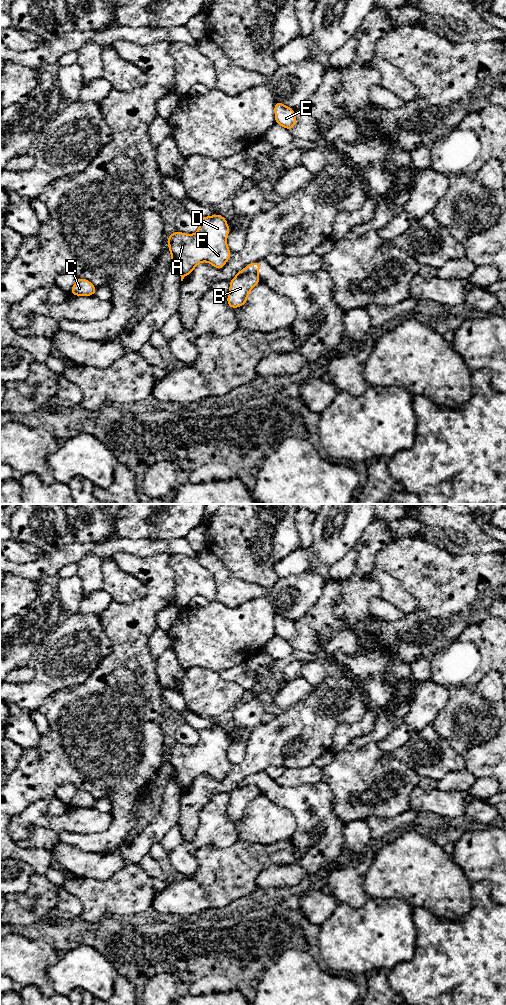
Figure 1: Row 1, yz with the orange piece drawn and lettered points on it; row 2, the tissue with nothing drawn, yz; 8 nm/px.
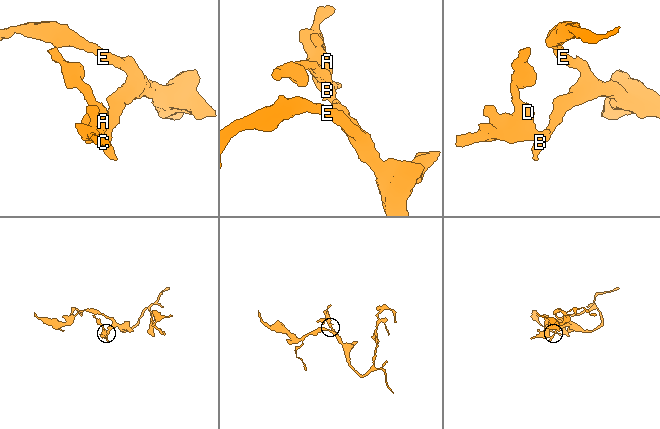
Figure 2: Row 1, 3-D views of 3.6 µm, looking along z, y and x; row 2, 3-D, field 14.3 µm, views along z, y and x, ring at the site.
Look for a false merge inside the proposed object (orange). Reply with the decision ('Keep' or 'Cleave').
Cleave

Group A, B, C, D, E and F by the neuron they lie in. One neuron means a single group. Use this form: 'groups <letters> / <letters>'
groups A C D F / B E

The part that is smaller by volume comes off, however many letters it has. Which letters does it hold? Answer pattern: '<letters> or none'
A, C, D, F

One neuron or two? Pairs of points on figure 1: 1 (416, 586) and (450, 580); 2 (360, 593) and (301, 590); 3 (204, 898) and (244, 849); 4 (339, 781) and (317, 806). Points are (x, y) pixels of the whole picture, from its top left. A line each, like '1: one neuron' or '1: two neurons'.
1: one neuron
2: two neurons
3: one neuron
4: two neurons

